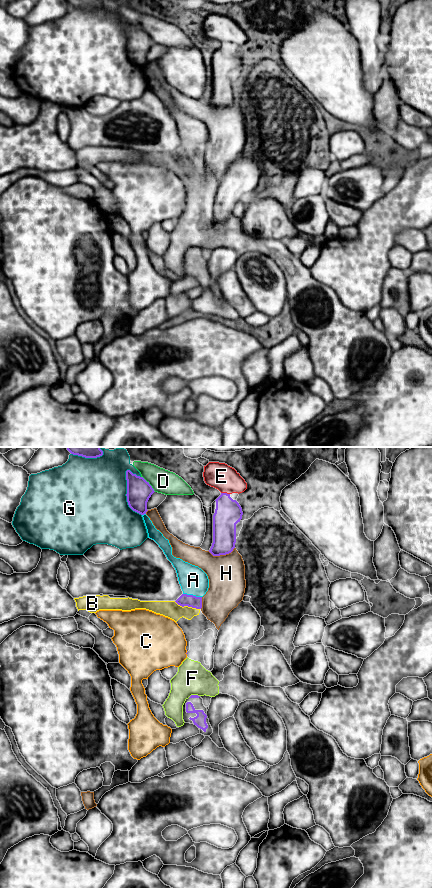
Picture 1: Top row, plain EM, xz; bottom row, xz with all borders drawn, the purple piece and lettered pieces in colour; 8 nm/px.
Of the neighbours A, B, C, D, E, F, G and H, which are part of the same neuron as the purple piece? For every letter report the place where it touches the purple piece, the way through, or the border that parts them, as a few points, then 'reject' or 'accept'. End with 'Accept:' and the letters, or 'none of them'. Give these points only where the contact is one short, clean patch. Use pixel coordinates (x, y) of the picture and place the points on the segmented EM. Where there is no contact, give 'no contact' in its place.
A: contact xz (192, 595); reject
B: contact xz (187, 605); border xz (174, 601), (182, 606), (191, 606), (199, 609); reject
C: no contact; reject
D: contact xz (149, 484); reject
E: contact xz (225, 493); reject
F: contact xz (193, 695); reject
G: contact xz (126, 494); reject
H: contact xz (221, 554); reject
Accept: none of them

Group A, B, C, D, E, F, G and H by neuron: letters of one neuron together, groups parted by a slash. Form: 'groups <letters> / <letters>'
groups A / B F / C / D / E / G / H

